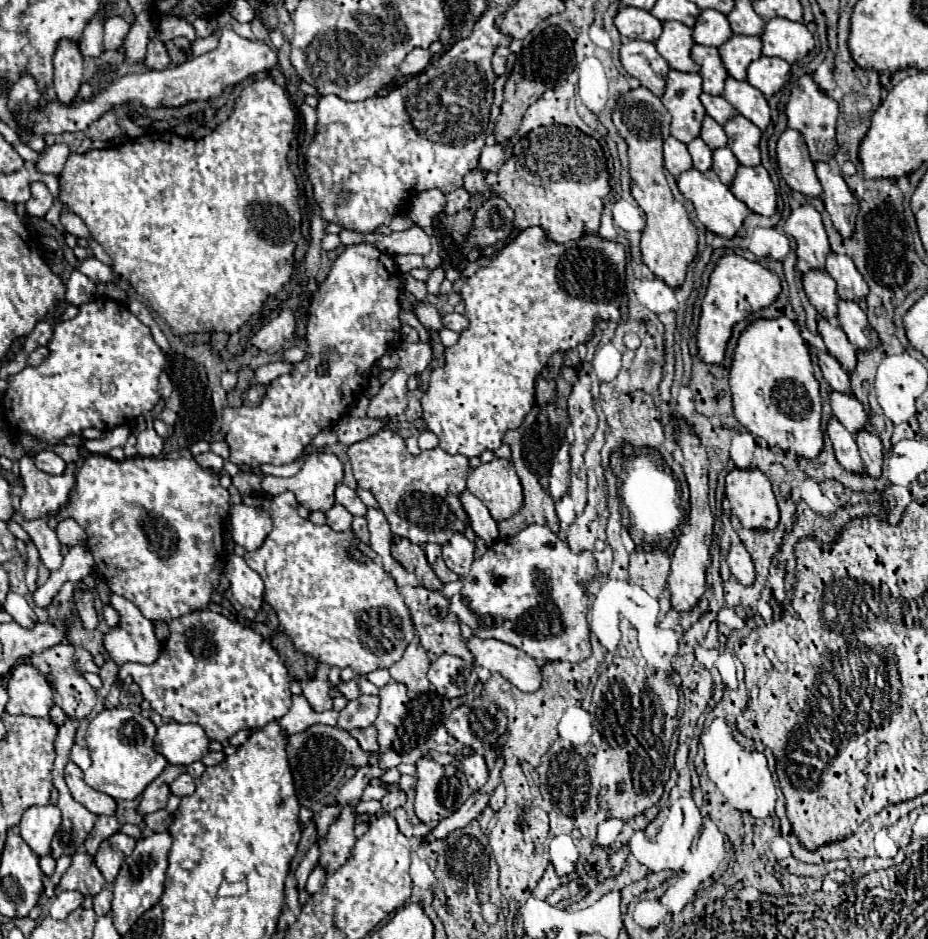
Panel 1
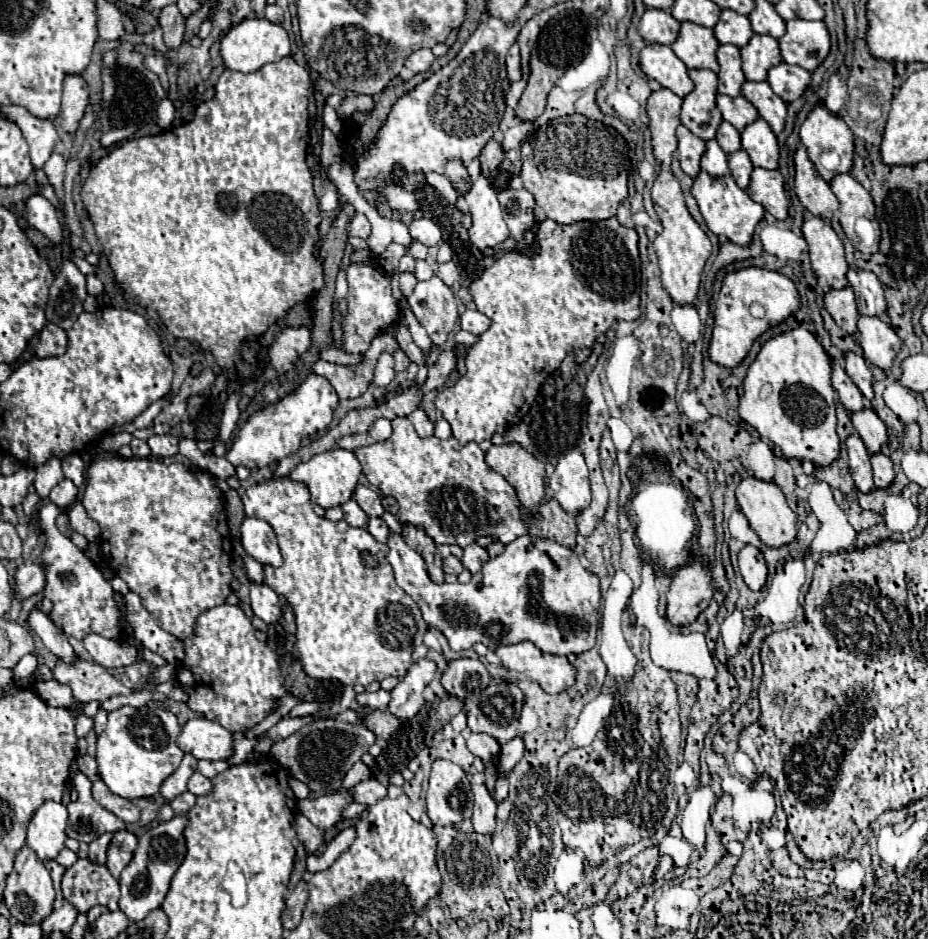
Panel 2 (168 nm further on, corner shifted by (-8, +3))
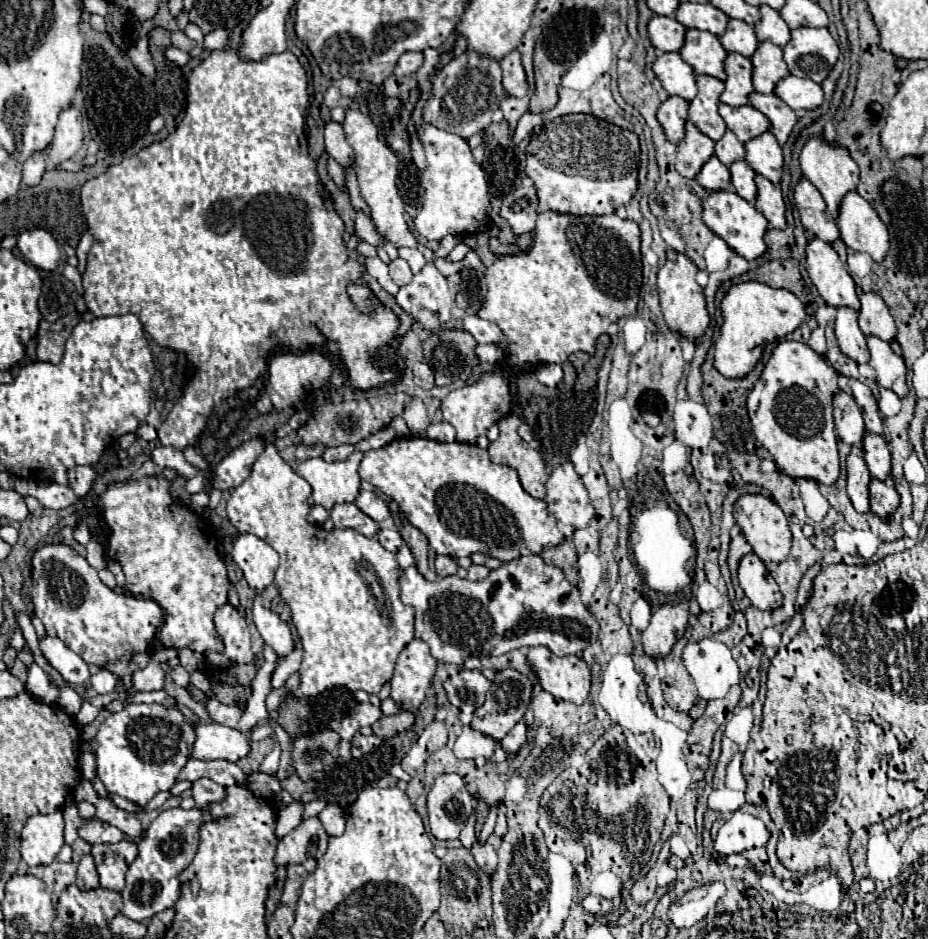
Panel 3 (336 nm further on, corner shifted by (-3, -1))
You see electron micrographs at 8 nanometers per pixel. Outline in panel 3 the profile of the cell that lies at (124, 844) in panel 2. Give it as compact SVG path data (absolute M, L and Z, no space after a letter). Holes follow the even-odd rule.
M123 839L119 843L101 843L93 845L91 855L95 857L99 883L107 889L121 891L125 887L125 873L137 857L137 845L131 839Z

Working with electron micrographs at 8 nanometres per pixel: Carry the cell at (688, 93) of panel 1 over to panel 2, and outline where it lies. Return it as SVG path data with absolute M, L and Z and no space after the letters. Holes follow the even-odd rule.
M692 69L688 75L696 87L684 97L680 115L682 125L706 141L714 139L718 125L722 123L722 113L716 107L718 75L710 69Z

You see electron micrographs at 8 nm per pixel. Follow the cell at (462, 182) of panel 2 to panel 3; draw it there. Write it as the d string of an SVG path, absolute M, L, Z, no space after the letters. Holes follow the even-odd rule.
M429 127L423 133L423 147L427 155L427 169L421 175L425 187L425 203L415 217L415 229L429 241L439 241L447 233L477 233L487 229L489 187L485 173L475 165L467 141L453 137L437 127Z

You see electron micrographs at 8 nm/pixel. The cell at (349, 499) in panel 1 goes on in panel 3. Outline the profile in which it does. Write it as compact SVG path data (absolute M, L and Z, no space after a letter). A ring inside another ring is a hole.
M361 491L359 497L355 499L355 505L369 517L373 517L373 521L381 523L383 519L387 519L391 513L389 513L389 507L387 503L373 491Z

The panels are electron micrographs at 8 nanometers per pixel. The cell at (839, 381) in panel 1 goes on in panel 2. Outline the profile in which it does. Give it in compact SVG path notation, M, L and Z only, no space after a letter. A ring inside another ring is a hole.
M834 365L832 385L834 385L836 393L838 393L838 401L844 405L844 409L850 415L864 409L864 405L866 405L864 397L862 397L862 393L858 393L858 387L850 381L850 377L846 375L846 371L844 371L842 365Z

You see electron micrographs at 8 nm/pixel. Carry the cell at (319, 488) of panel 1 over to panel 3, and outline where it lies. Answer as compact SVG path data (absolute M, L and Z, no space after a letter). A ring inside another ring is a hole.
M351 453L343 461L327 463L325 459L307 459L301 461L297 473L311 485L311 503L321 505L327 511L337 503L355 501L359 493L359 475L357 467L363 453Z

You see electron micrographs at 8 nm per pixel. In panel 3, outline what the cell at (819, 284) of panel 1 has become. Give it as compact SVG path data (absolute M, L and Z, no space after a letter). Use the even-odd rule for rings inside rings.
M837 307L835 317L835 335L839 349L857 363L869 361L869 351L865 343L865 335L857 325L857 311L851 307Z

